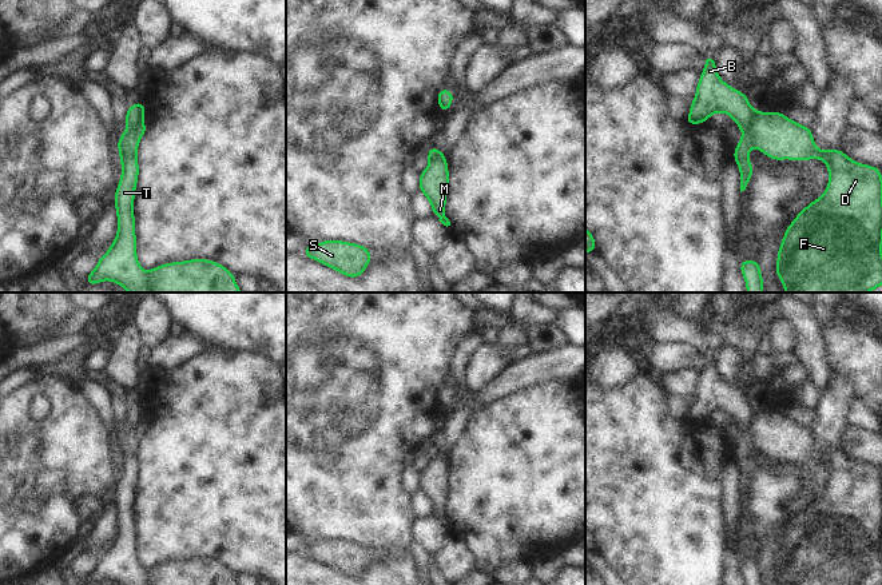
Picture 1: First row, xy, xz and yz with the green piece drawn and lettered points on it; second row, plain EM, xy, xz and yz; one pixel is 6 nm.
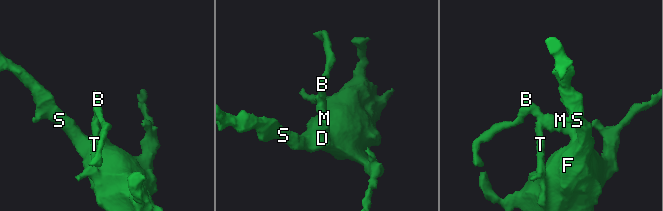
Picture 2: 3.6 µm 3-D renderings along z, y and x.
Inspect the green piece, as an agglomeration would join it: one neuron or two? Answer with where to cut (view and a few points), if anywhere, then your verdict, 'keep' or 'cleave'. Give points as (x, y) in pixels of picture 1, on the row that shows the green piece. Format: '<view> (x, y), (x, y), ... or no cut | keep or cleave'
yz (757, 112), (747, 128), (753, 144) | cleave

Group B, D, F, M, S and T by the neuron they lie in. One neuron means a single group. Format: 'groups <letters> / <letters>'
groups B T / D F M S

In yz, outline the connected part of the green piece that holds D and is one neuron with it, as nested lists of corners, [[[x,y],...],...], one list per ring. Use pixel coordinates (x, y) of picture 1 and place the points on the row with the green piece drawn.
[[[756,112],[751,124],[747,128],[751,135],[754,146],[760,150],[764,155],[774,160],[792,159],[792,160],[807,160],[807,159],[823,159],[829,168],[829,186],[826,192],[811,202],[806,208],[803,208],[792,223],[786,228],[782,244],[778,250],[778,263],[775,271],[786,288],[786,292],[866,292],[873,291],[882,284],[882,174],[881,168],[873,166],[865,166],[851,160],[841,150],[826,150],[821,151],[815,147],[811,130],[806,126],[800,126],[791,119],[786,118],[782,112]]]

